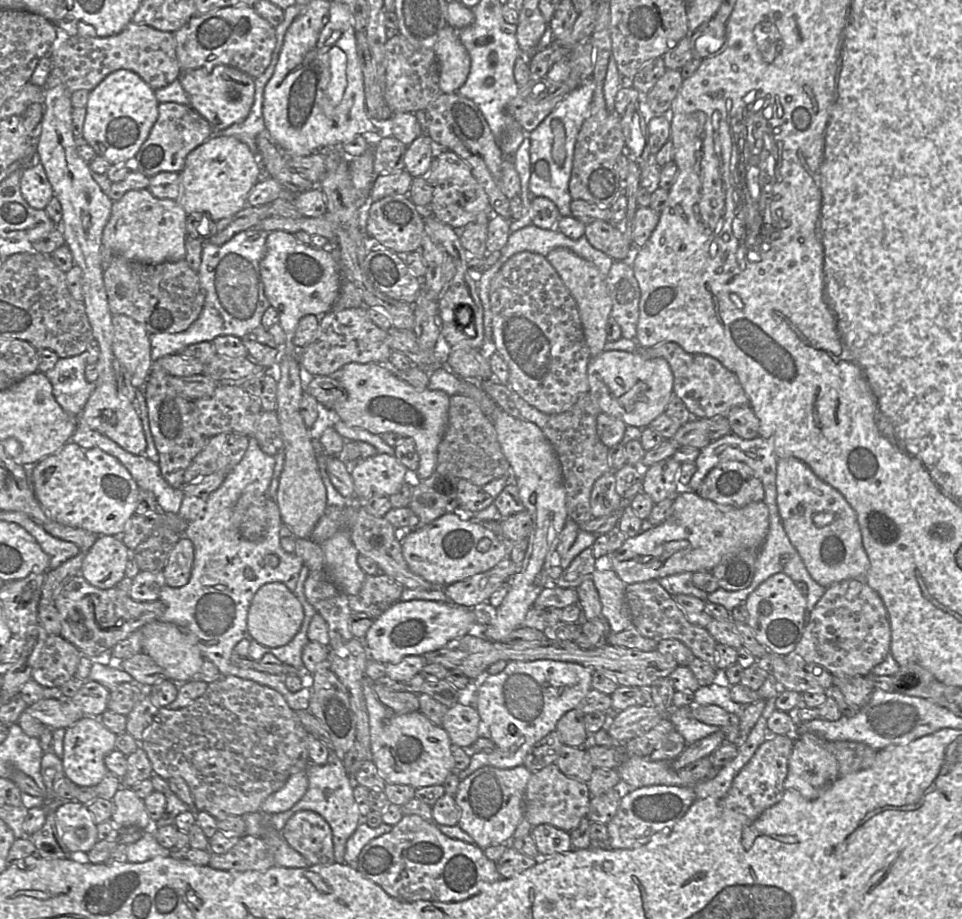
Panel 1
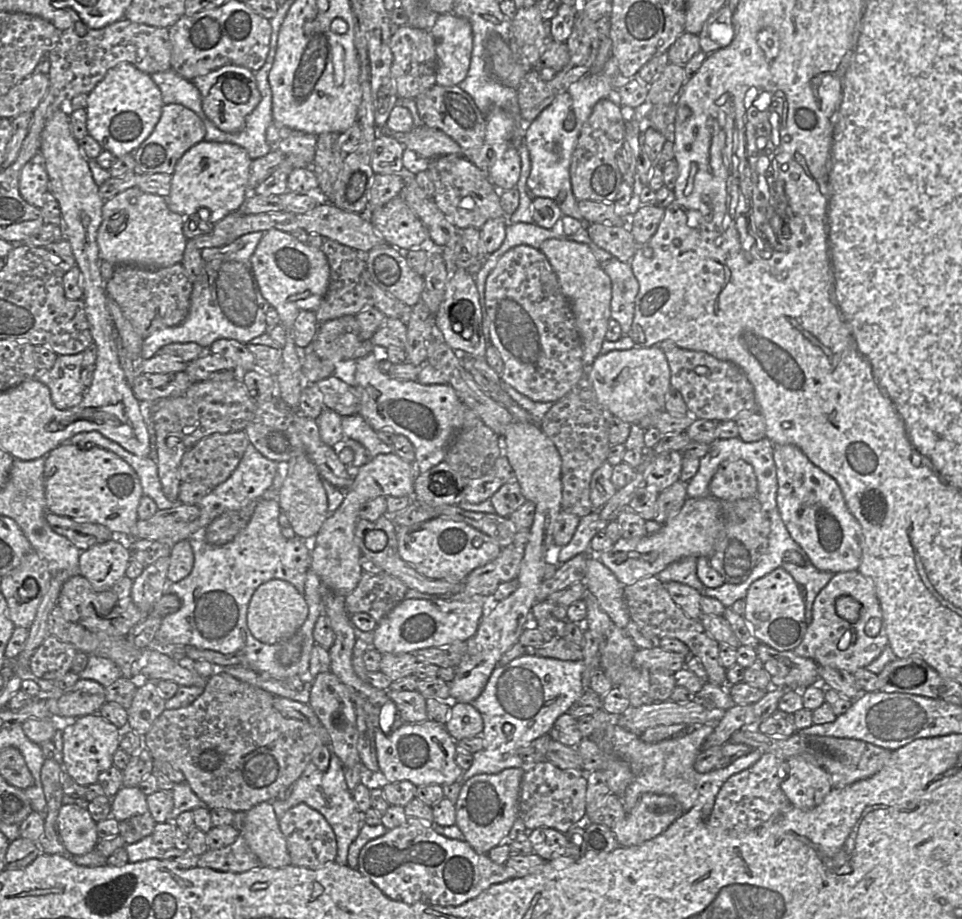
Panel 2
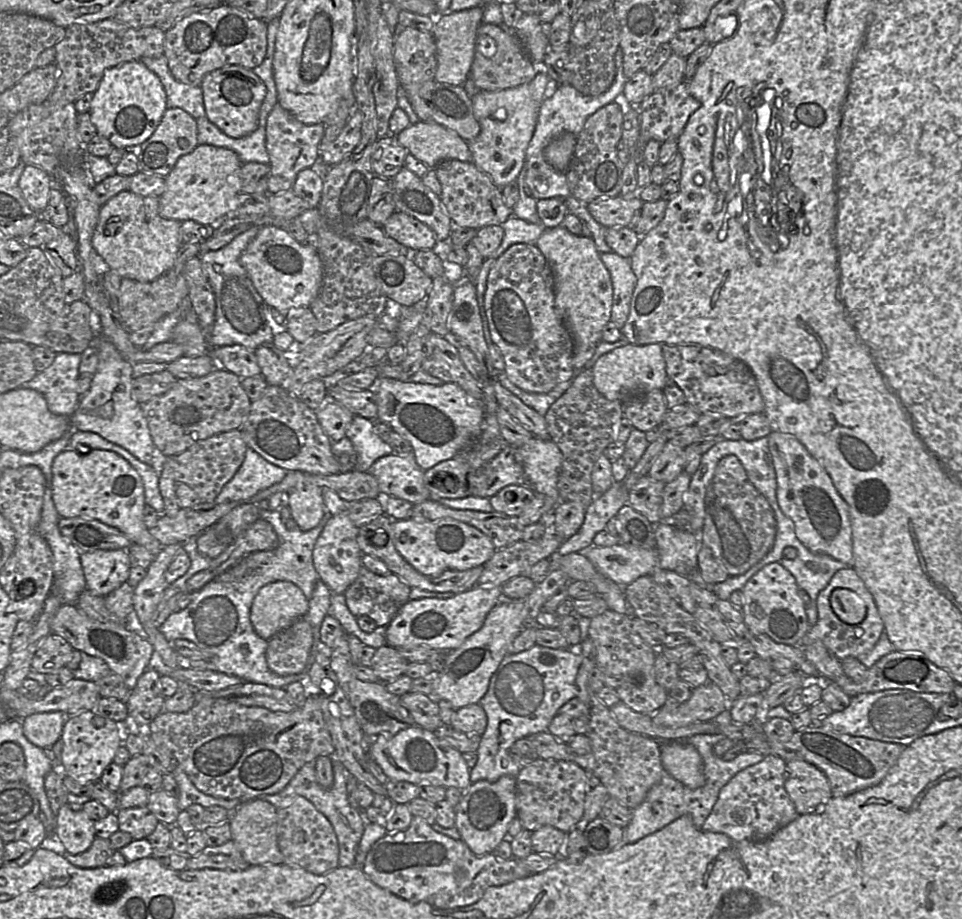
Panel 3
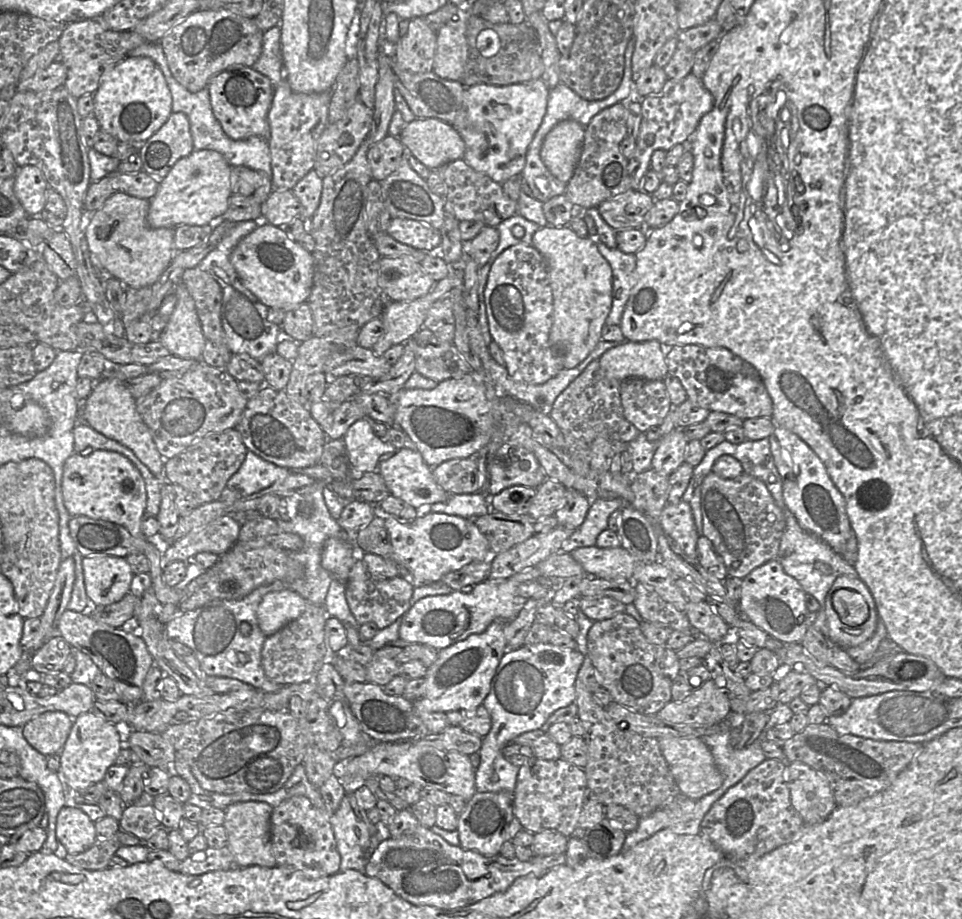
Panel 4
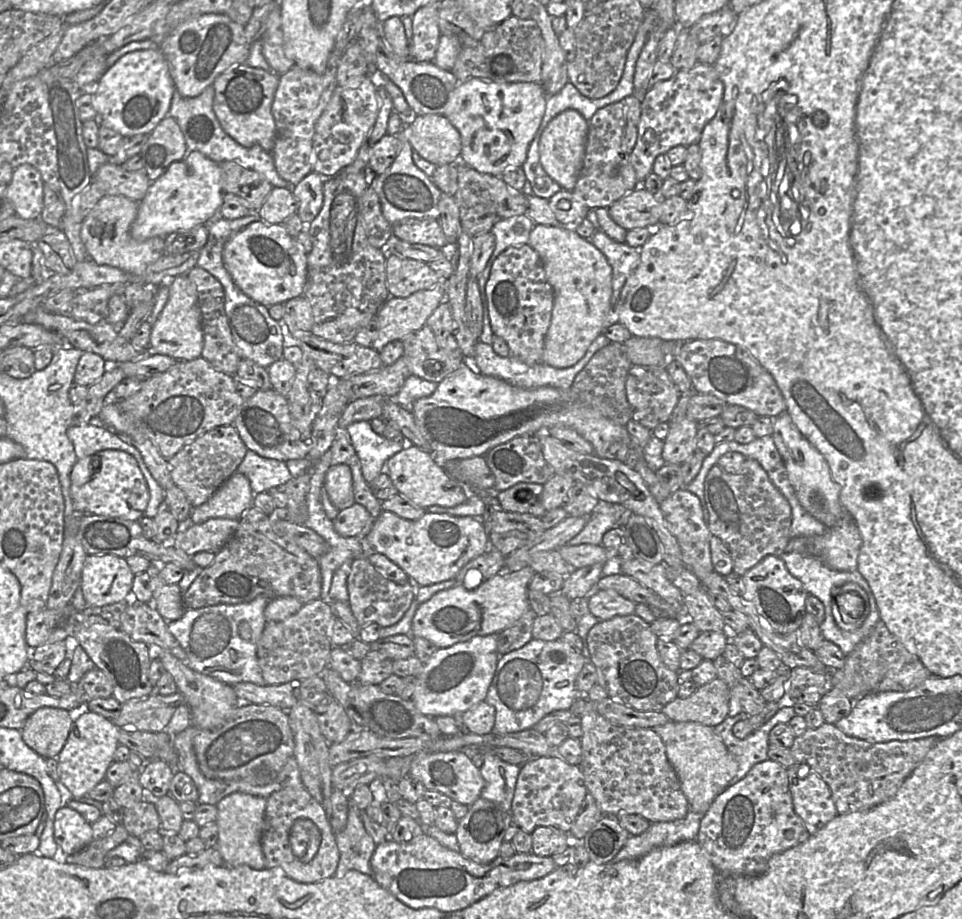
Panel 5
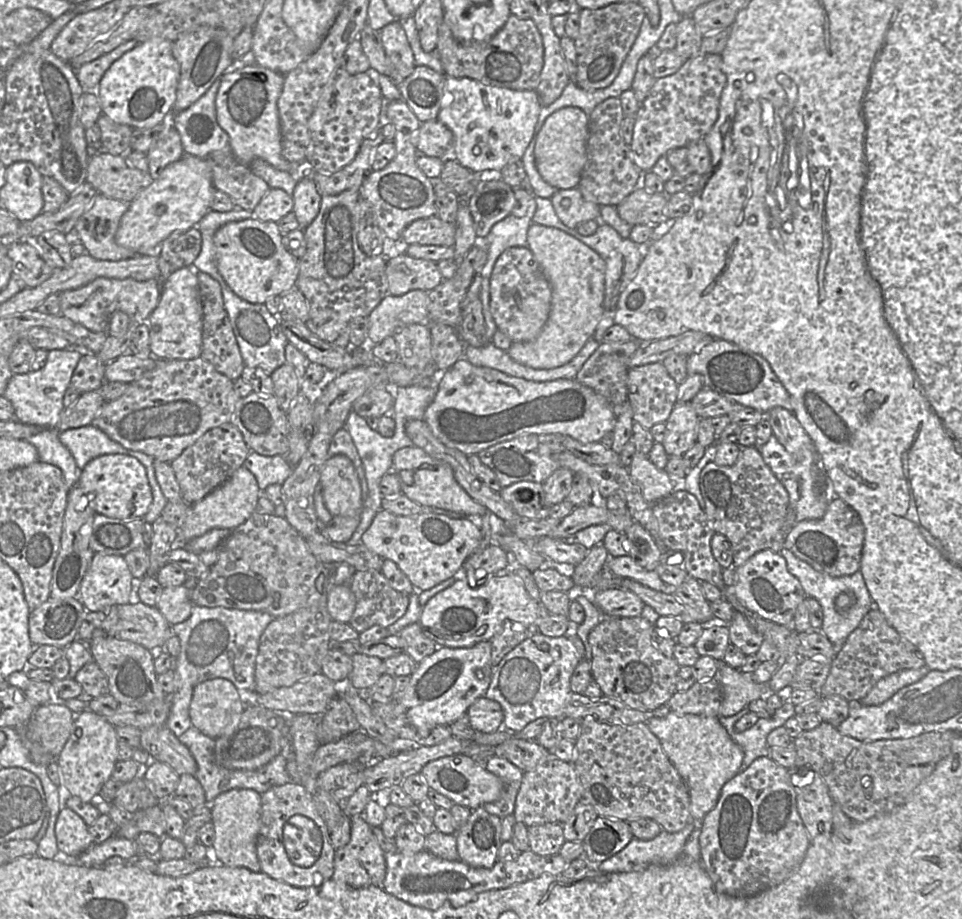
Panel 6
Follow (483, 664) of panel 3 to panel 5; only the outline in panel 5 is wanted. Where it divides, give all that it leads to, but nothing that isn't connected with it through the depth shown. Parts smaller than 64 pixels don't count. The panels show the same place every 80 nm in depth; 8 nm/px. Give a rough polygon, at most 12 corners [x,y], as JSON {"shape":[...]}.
{"shape":[[497,634],[438,648],[416,676],[423,715],[484,701]]}

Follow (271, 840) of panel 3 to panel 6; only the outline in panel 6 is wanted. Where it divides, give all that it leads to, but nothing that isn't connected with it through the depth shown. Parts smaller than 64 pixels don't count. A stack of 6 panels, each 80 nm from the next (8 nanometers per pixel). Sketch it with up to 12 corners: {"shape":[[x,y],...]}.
{"shape":[[235,788],[210,805],[215,862],[261,871],[261,794]]}

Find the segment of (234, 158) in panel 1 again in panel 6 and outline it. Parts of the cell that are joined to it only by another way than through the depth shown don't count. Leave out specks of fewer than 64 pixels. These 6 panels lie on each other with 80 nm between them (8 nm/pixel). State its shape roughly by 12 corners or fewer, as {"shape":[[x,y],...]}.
{"shape":[[184,154],[130,202],[116,243],[159,258],[212,211],[212,171]]}

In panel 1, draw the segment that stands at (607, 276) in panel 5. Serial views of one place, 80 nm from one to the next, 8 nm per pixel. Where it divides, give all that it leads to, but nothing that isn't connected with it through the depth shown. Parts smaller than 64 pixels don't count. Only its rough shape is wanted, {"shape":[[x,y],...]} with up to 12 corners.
{"shape":[[565,247],[546,256],[575,299],[591,357],[612,299],[596,266]]}

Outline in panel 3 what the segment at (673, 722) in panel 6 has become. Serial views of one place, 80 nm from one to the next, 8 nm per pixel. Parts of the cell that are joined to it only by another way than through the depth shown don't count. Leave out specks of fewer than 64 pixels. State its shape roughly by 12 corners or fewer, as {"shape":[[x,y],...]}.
{"shape":[[660,745],[664,769],[690,789],[705,784],[697,749]]}

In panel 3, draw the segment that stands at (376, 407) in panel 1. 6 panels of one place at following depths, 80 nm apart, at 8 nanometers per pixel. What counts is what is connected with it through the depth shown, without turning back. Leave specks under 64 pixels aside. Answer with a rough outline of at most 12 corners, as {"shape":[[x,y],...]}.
{"shape":[[378,376],[376,420],[423,471],[478,440],[483,404],[457,384]]}

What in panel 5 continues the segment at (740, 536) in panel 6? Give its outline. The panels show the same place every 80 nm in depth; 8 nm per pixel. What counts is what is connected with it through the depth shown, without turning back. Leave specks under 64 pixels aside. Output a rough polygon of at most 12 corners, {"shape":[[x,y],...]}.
{"shape":[[754,459],[717,463],[704,520],[743,576],[791,539],[788,500]]}

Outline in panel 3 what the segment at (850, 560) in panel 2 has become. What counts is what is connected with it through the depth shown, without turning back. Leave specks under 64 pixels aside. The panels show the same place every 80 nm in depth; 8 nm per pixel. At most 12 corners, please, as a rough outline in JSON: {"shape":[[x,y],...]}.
{"shape":[[768,435],[777,500],[812,552],[853,567],[846,501],[795,436]]}

